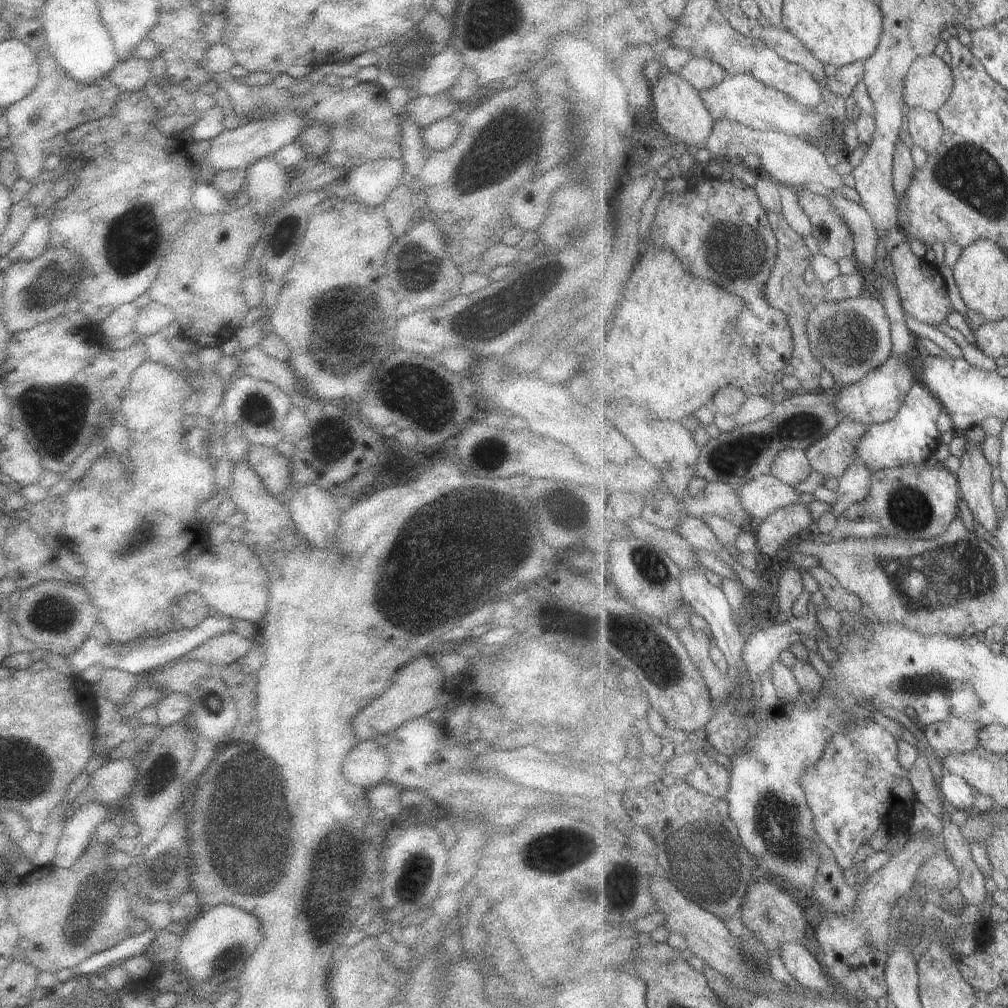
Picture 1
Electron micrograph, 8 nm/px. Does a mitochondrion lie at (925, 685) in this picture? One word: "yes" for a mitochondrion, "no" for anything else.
yes

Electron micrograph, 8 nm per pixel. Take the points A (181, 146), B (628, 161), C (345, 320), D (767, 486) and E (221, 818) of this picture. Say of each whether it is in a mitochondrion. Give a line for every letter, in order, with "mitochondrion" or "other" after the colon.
A: other
B: other
C: mitochondrion
D: other
E: mitochondrion

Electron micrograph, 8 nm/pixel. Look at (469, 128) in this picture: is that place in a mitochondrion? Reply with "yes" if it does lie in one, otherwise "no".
no

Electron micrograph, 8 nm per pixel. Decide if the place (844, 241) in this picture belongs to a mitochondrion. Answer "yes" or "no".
no

